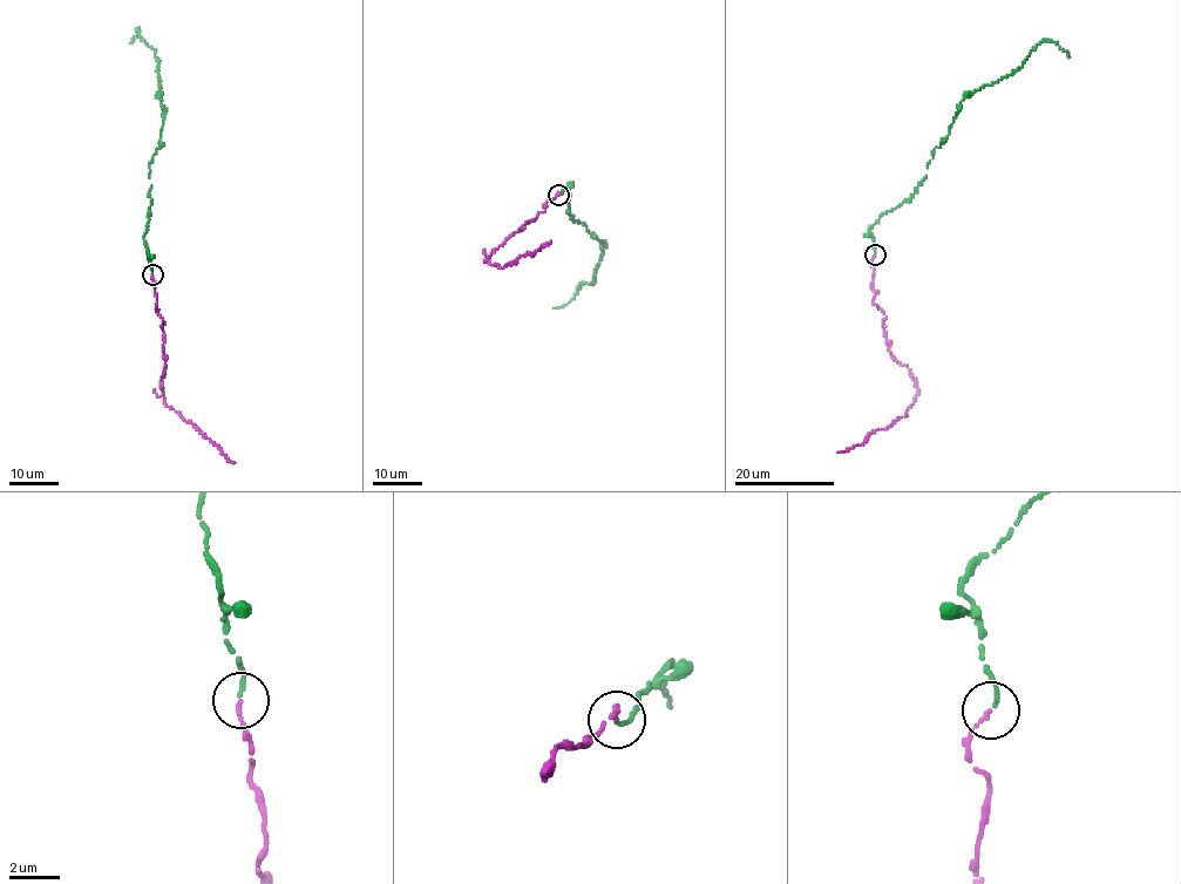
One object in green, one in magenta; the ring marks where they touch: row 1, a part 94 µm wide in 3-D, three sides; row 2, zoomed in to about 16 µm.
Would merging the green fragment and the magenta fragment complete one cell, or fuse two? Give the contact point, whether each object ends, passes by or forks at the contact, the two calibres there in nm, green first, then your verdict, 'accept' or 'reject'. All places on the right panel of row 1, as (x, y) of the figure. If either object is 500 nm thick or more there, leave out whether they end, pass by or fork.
place (875, 254); green ends; magenta ends; calibres 180 and 160 nm; accept

